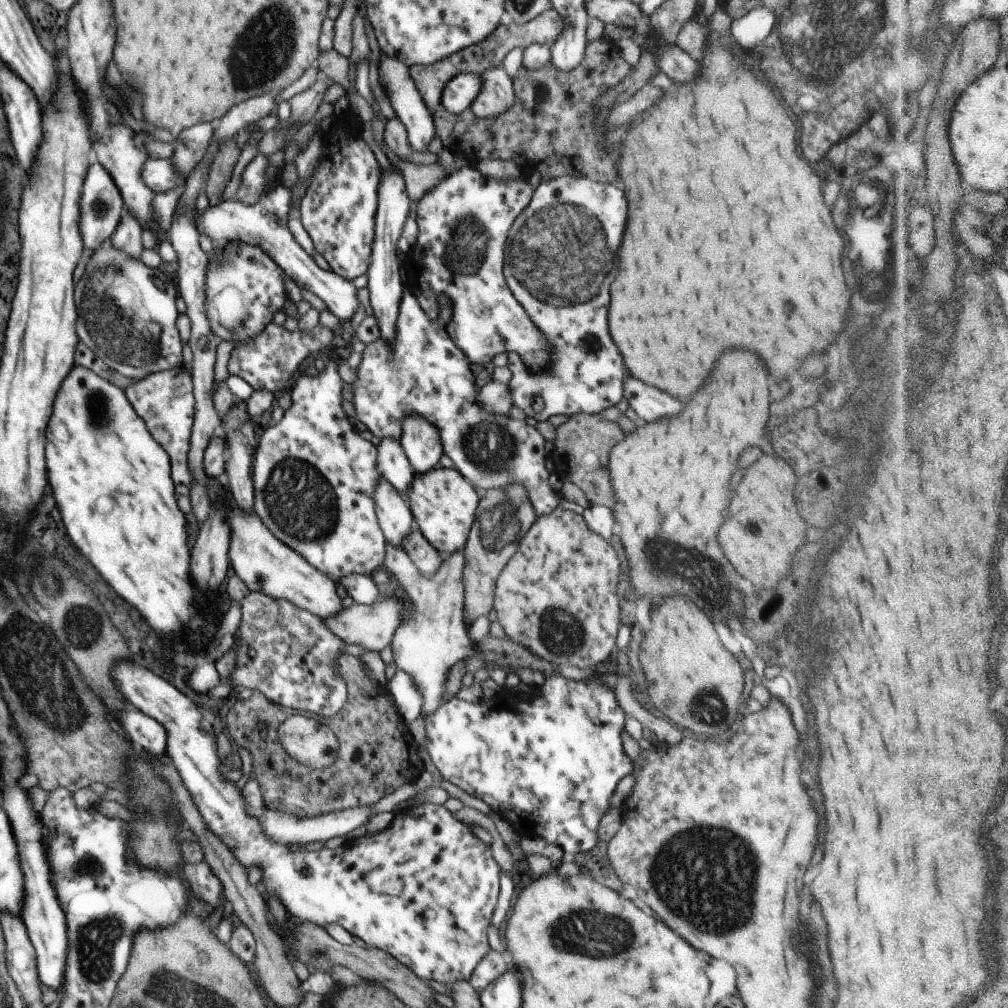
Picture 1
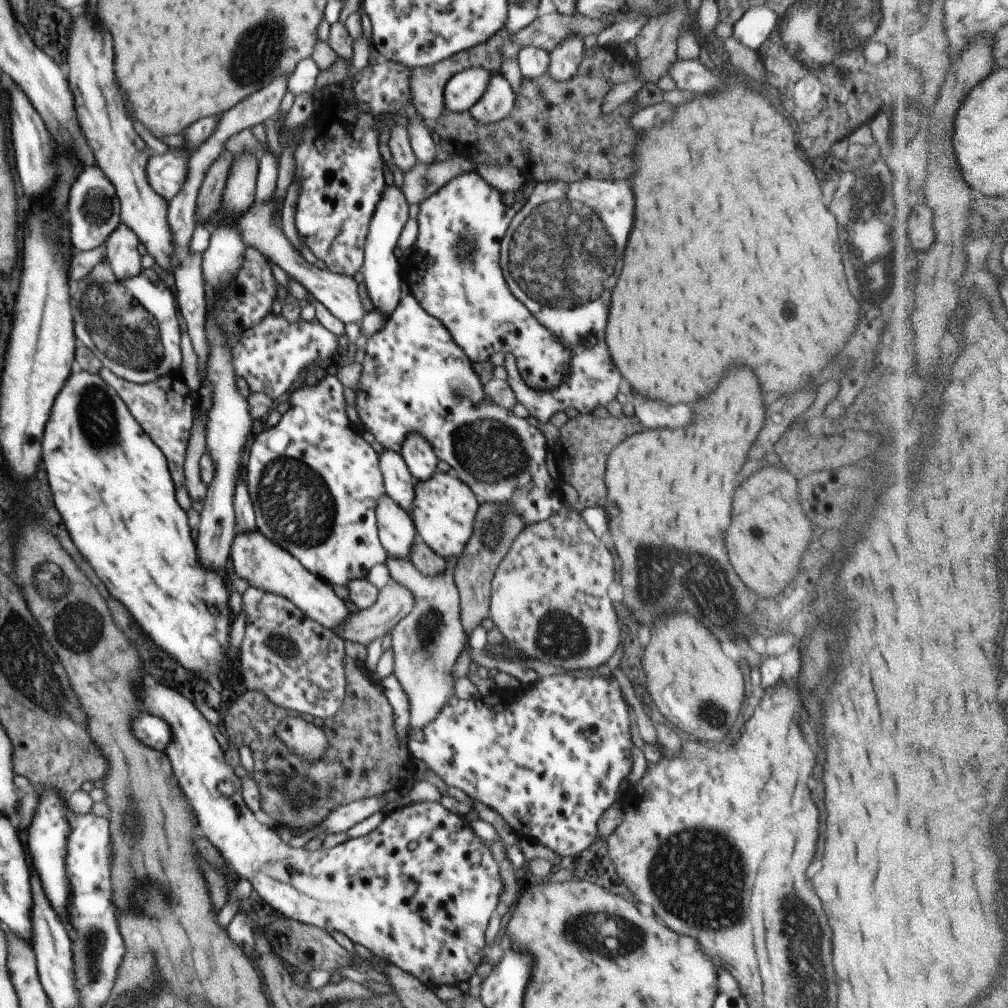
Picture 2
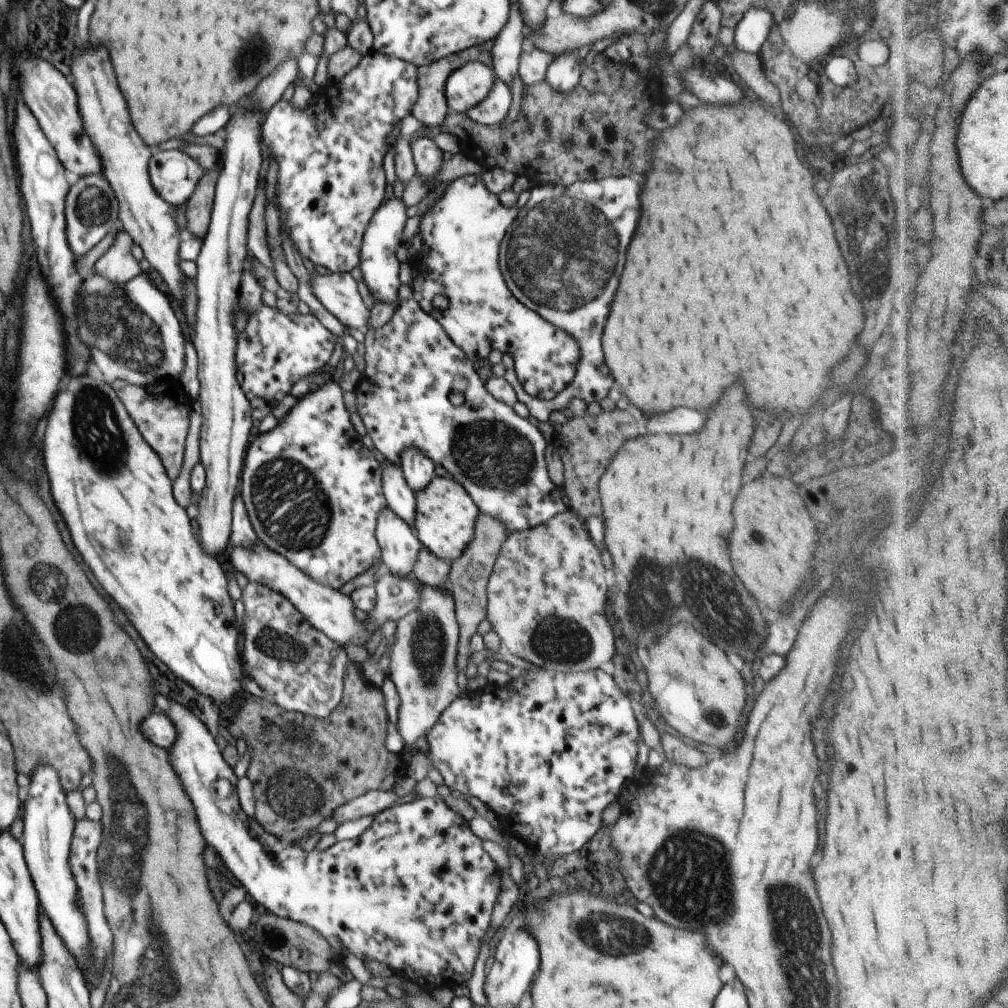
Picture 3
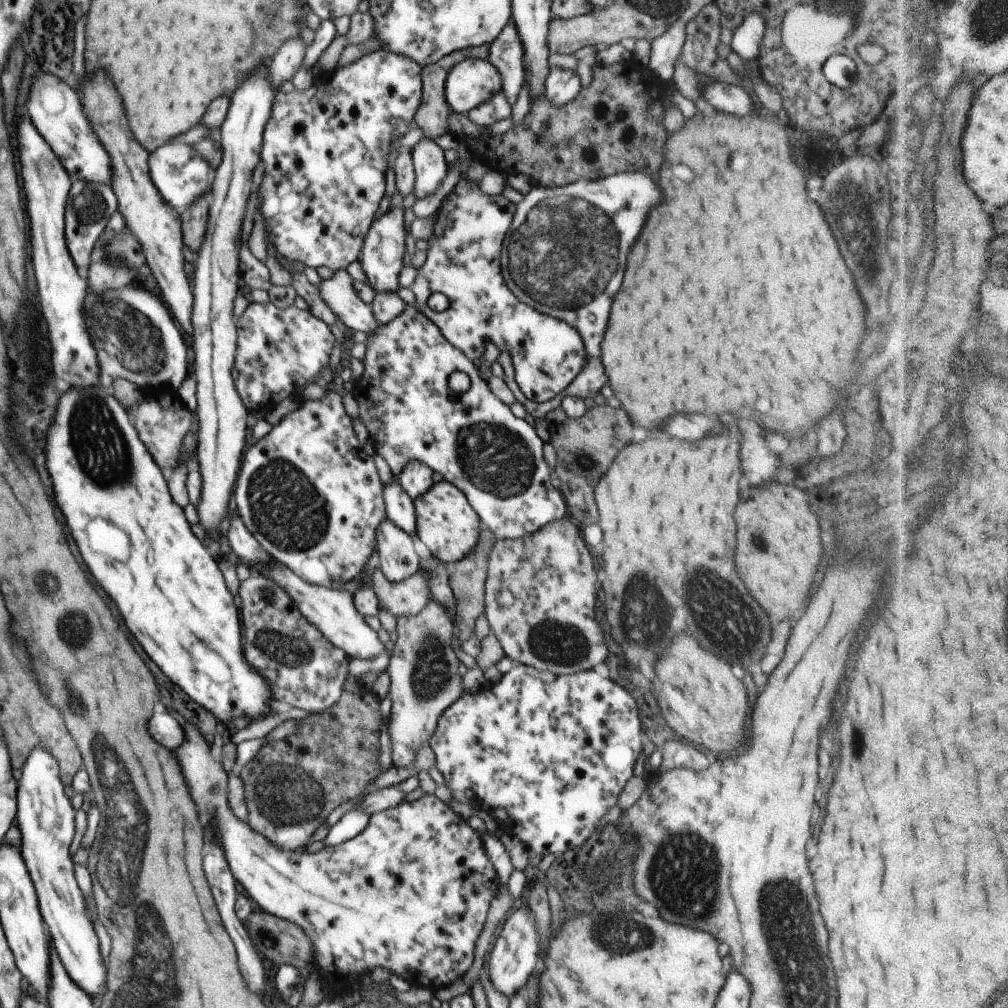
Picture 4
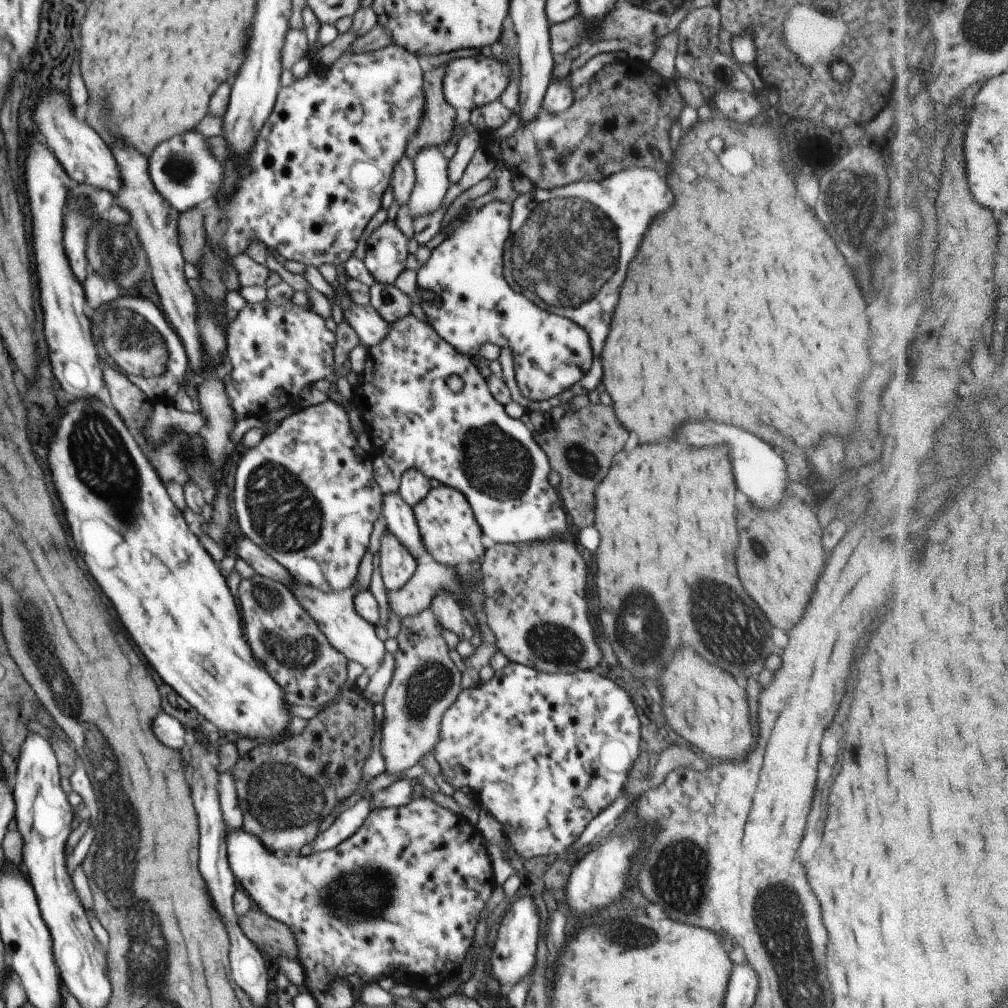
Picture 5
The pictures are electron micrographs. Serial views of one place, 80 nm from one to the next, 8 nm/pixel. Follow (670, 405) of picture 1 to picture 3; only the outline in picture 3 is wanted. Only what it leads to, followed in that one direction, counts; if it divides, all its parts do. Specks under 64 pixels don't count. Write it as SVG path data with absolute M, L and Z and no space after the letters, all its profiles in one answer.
M674 408L670 412L646 416L646 426L650 432L666 434L692 434L704 426L704 416L692 408Z

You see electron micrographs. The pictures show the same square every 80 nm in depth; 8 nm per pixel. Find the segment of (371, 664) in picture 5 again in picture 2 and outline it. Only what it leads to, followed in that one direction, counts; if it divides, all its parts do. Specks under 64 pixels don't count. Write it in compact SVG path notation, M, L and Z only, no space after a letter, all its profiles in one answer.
M258 529L235 535L231 544L234 572L247 580L250 587L264 589L267 593L283 596L295 604L306 616L333 630L347 619L349 610L344 600L334 593L333 585L310 572L290 552L276 544Z

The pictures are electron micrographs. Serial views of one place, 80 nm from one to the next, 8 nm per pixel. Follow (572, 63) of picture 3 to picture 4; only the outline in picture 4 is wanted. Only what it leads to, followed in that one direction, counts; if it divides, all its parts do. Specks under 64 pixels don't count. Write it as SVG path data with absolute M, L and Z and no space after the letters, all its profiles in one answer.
M551 67L546 75L544 86L544 94L557 107L565 105L578 96L582 88L578 73L564 67Z

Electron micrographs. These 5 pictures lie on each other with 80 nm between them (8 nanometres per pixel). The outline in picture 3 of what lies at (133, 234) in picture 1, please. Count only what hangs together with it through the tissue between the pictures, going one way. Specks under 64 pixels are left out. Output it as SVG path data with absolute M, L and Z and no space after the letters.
M118 227L113 244L96 262L93 272L113 283L126 284L131 281L141 273L139 262L130 251L134 243L130 234Z

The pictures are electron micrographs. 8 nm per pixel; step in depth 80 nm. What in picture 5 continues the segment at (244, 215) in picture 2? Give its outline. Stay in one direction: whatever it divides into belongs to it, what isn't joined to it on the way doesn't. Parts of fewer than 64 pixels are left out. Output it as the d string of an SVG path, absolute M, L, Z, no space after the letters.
M345 288L335 289L335 299L343 312L343 320L354 329L366 348L378 344L386 336L388 325L381 314L370 305L356 304Z

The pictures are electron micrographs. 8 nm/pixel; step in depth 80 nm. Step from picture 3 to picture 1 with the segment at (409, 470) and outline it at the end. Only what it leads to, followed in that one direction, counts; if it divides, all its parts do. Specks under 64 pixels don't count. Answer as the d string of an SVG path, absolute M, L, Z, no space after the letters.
M418 413L406 415L399 441L416 473L439 466L443 446L438 428Z

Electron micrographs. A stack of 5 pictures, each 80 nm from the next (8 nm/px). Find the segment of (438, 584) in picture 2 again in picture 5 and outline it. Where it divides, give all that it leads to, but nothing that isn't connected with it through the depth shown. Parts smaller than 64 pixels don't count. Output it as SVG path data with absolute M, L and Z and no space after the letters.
M430 607L416 616L400 619L398 649L393 653L395 667L391 685L382 700L384 716L380 720L386 772L398 774L421 764L424 754L432 752L438 742L444 713L462 692L461 672L448 653L442 635L444 629Z

